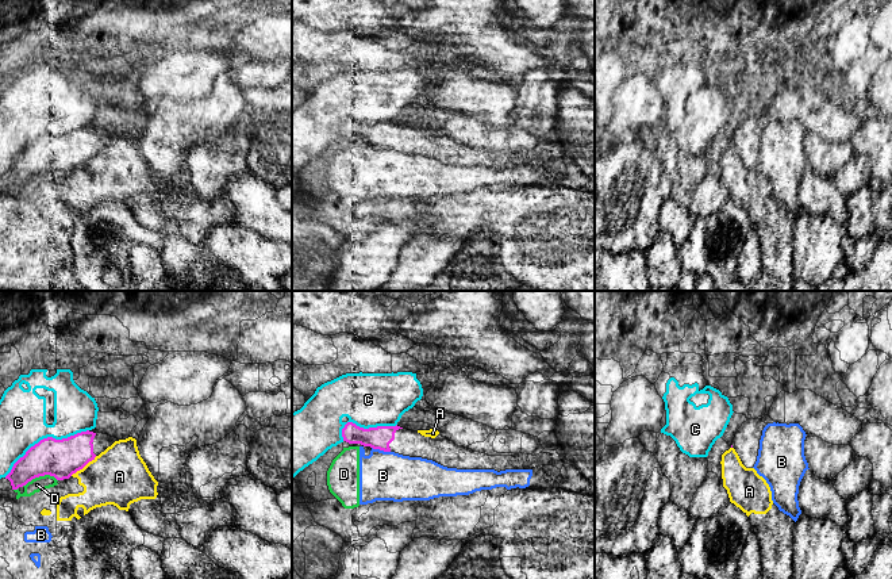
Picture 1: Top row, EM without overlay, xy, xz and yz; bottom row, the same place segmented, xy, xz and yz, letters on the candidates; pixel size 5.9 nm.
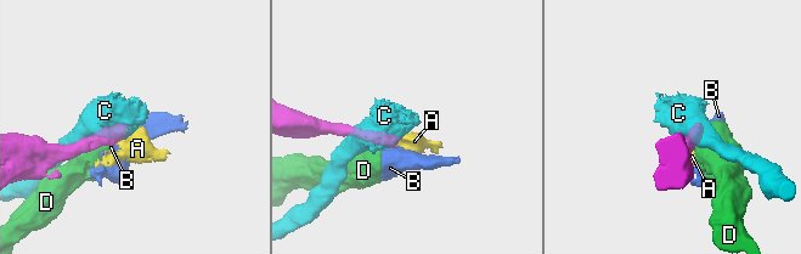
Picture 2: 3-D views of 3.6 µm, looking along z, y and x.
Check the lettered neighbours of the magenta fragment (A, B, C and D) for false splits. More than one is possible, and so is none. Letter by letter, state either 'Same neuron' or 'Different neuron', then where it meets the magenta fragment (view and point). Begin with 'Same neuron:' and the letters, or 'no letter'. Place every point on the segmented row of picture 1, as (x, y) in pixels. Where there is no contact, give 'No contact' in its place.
Same neuron: no letter
A: Different neuron. Touches magenta at xy (83, 467)
B: Different neuron. Touches magenta at xz (381, 449)
C: Different neuron. Touches magenta at xy (45, 438)
D: Different neuron. Touches magenta at xy (39, 475)

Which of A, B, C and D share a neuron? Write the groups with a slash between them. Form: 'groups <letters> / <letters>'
groups A / B D / C

